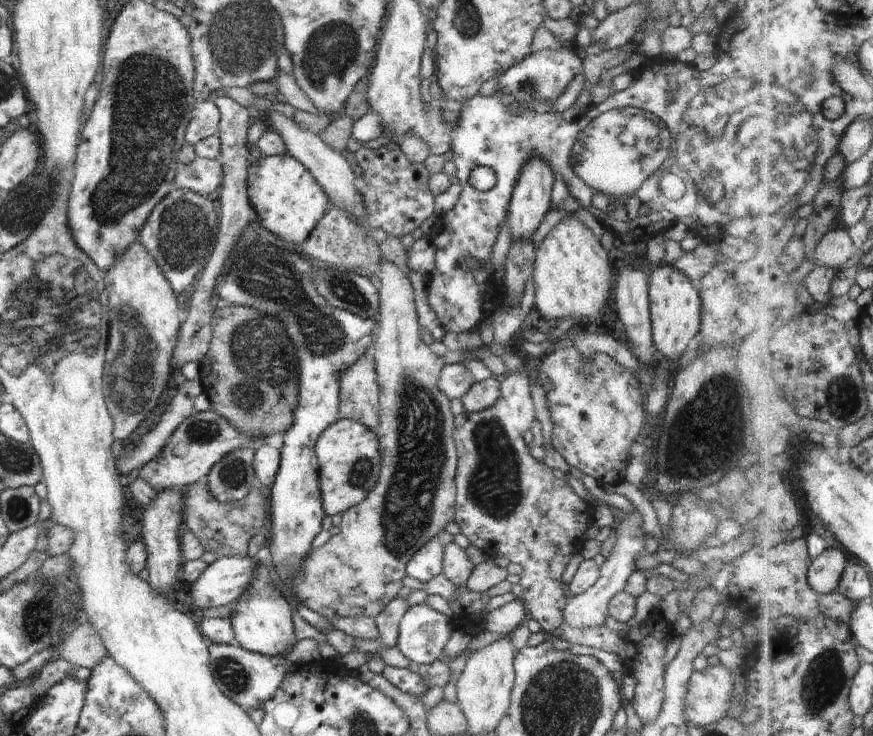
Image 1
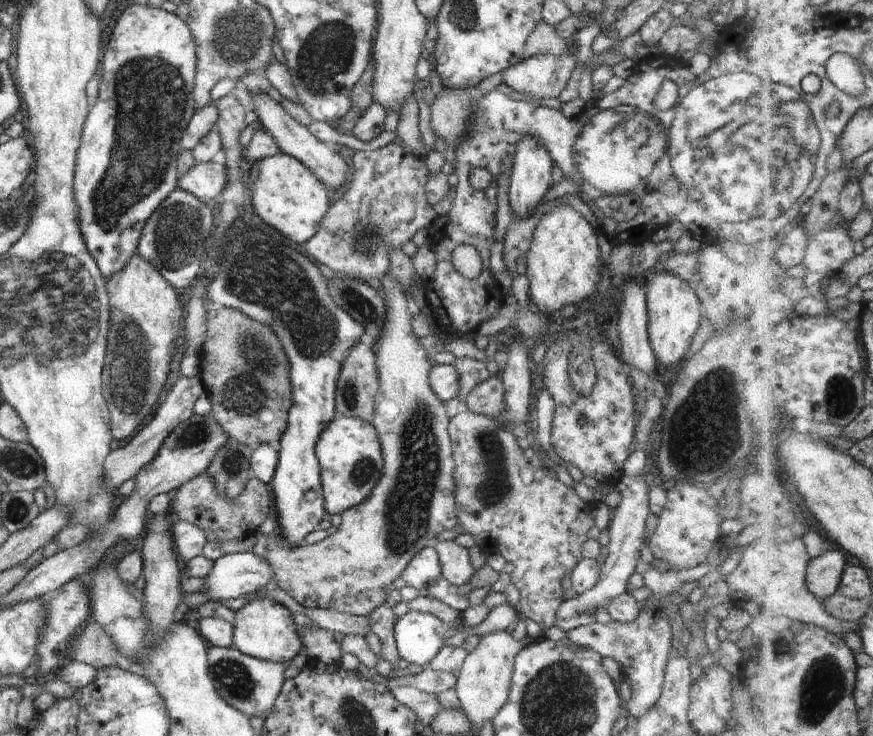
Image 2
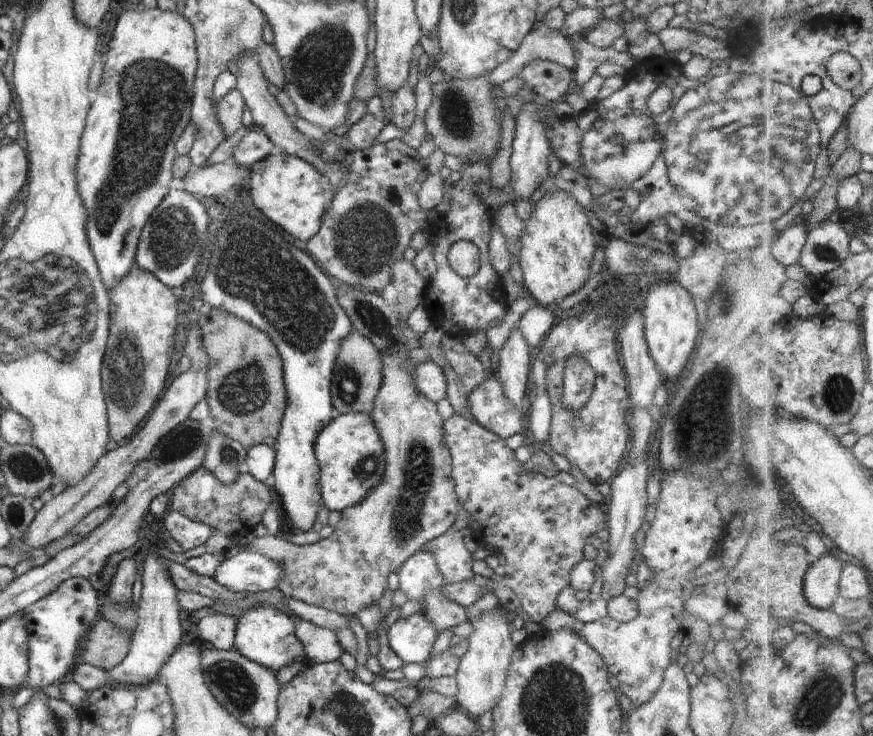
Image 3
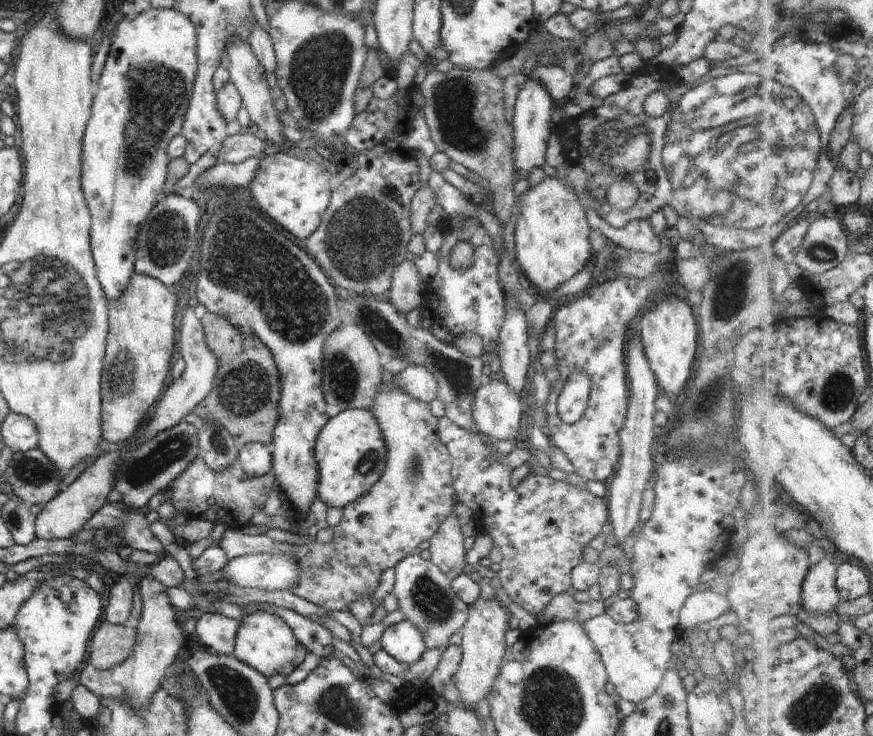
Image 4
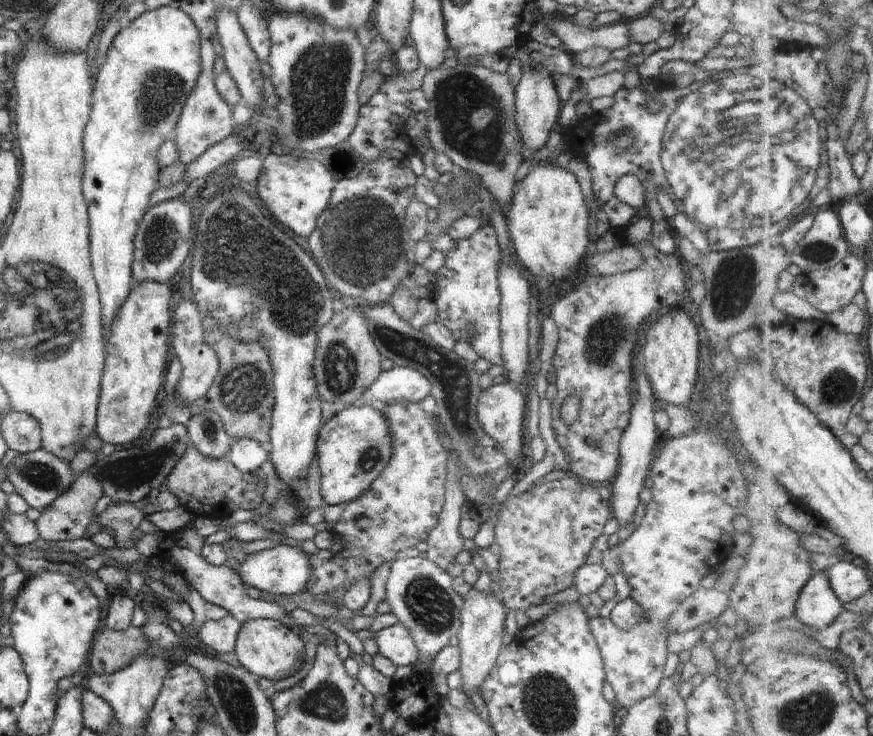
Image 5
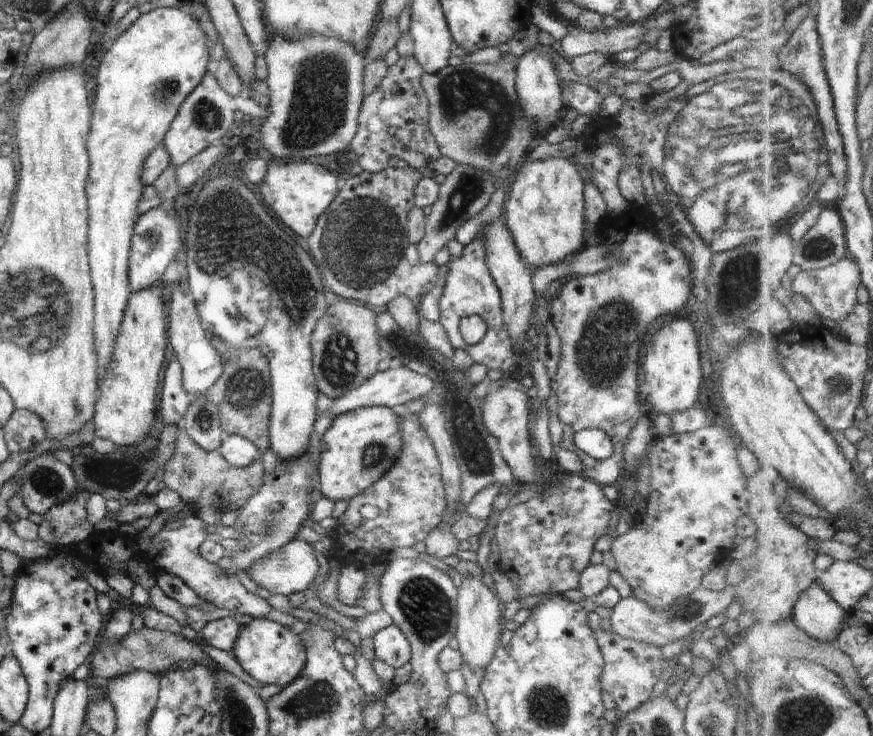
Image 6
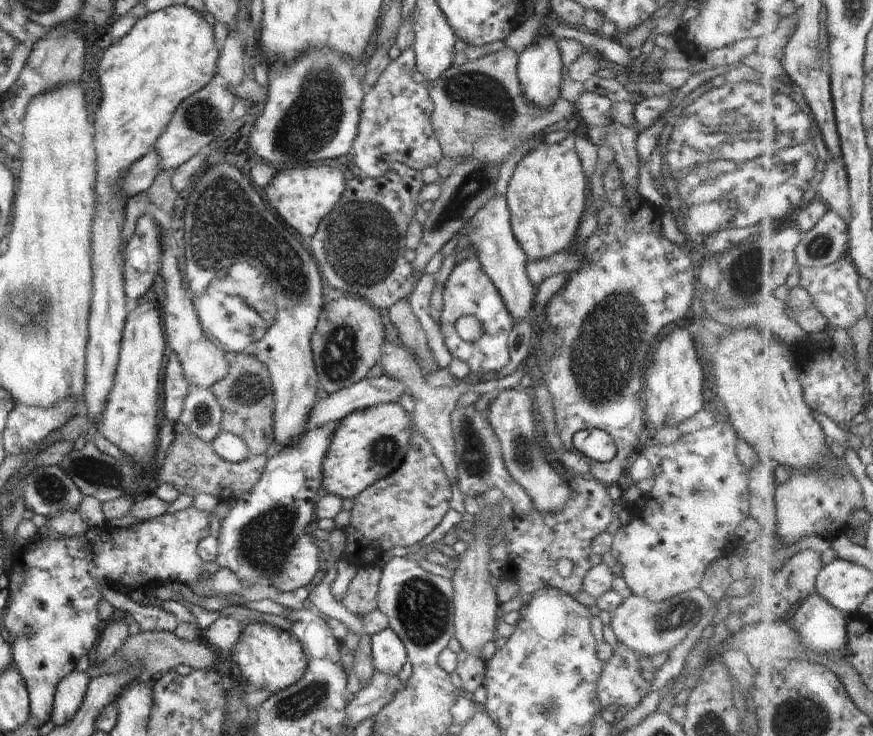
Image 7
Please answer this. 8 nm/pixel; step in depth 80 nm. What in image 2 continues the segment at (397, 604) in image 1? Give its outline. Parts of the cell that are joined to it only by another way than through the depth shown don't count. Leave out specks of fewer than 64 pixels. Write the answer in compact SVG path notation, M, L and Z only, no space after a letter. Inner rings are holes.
M384 603L375 608L367 619L371 626L371 632L381 640L380 657L395 666L396 659L400 656L395 641L395 624L398 617L394 613L394 609Z

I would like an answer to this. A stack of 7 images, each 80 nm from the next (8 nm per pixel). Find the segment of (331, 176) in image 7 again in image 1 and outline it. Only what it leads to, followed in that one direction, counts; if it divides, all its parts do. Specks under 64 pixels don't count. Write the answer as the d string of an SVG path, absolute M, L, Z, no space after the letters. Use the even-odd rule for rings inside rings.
M288 152L253 156L247 170L247 199L262 227L286 240L286 244L290 242L290 246L298 247L331 206L327 194L310 171Z

